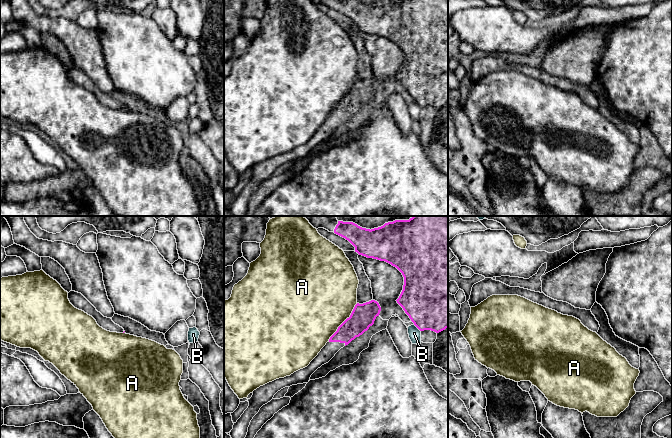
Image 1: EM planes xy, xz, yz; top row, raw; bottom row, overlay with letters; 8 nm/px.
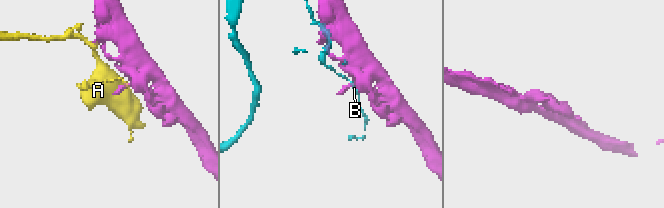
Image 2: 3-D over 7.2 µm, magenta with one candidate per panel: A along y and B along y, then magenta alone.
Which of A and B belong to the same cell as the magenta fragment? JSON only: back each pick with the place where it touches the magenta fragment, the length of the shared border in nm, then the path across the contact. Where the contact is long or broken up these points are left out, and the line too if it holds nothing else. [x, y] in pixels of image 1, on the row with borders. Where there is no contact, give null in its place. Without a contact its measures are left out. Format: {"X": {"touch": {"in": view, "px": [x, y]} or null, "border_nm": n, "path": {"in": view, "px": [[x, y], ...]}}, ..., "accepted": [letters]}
{"accepted": []}

